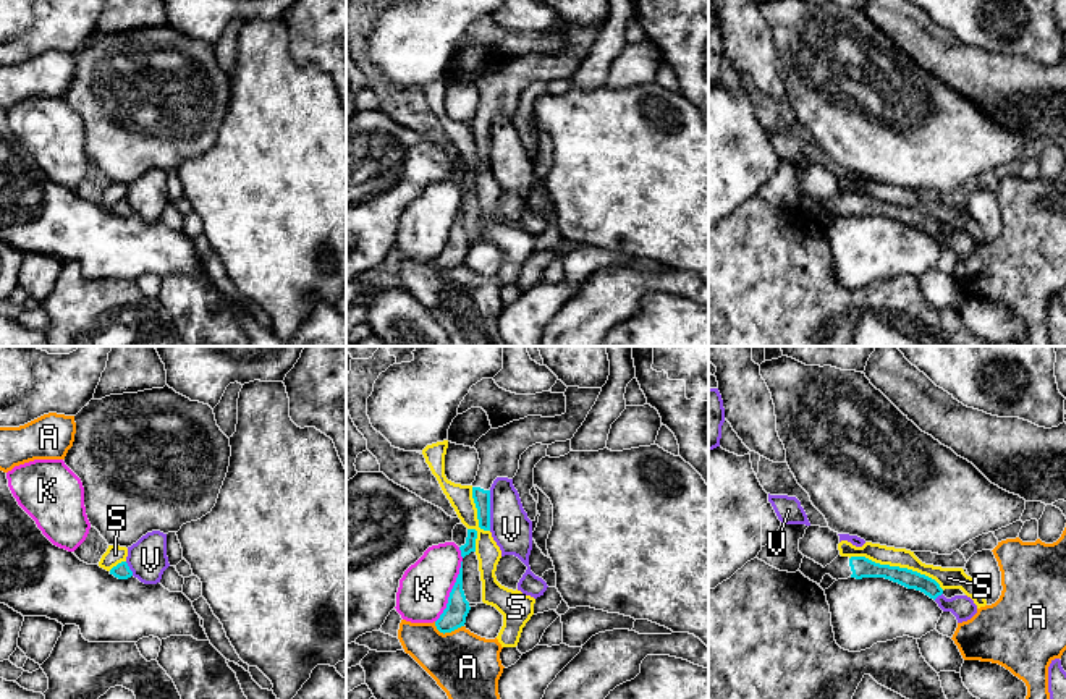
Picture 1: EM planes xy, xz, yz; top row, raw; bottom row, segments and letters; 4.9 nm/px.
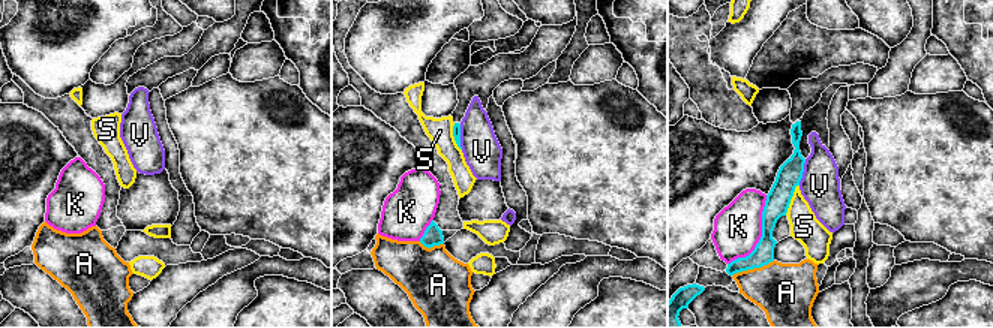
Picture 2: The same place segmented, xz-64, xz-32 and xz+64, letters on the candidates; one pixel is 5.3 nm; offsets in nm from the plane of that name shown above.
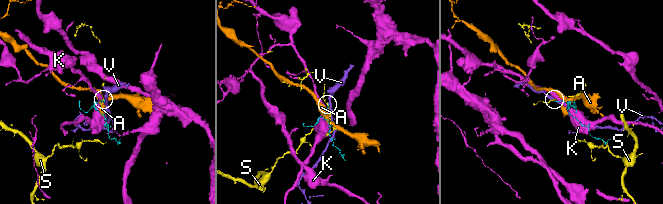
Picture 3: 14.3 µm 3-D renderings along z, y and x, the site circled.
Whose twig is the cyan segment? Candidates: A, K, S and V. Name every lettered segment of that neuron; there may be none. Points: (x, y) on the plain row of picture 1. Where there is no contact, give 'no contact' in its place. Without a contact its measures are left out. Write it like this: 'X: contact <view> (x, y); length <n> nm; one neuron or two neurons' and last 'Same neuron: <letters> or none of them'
A: contact xz (447, 269); length 150 nm; two neurons
K: contact xz (452, 228); length 340 nm; two neurons
S: contact yz (896, 204); length 500 nm; two neurons
V: contact xz (489, 148); length 200 nm; two neurons
Same neuron: none of them

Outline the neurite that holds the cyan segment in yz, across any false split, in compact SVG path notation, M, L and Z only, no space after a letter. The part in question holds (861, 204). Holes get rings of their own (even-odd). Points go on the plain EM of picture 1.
M838 193L830 202L825 205L814 197L804 194L799 209L809 215L810 218L820 223L825 212L830 212L833 217L848 217L848 215L885 215L893 220L898 220L907 227L916 227L929 233L930 236L937 236L943 231L940 222L917 209L880 202L865 194L841 194Z

